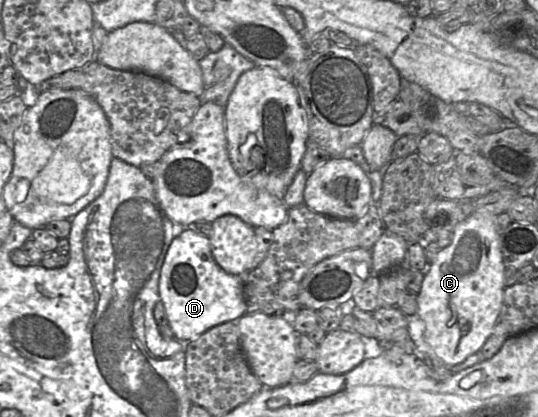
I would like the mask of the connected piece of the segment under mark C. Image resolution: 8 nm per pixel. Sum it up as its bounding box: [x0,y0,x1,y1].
[416,213,504,366]

